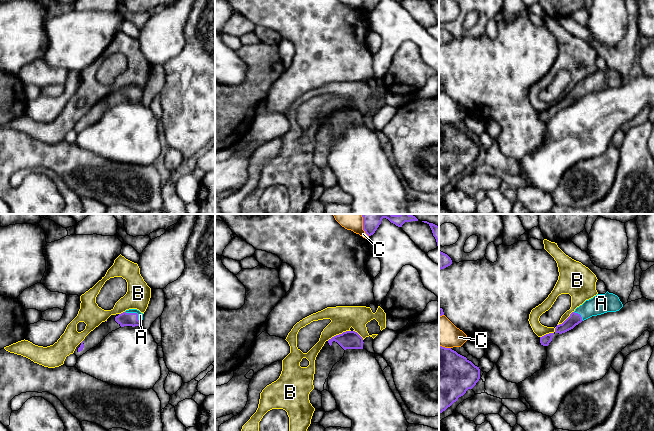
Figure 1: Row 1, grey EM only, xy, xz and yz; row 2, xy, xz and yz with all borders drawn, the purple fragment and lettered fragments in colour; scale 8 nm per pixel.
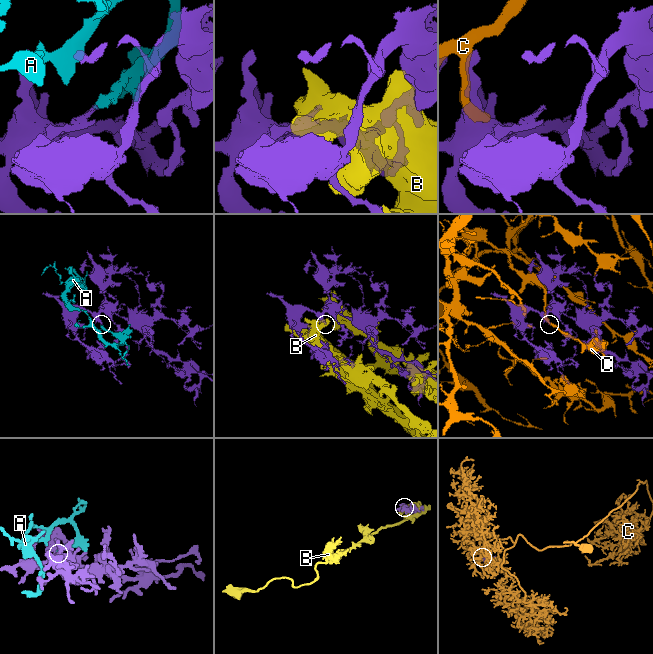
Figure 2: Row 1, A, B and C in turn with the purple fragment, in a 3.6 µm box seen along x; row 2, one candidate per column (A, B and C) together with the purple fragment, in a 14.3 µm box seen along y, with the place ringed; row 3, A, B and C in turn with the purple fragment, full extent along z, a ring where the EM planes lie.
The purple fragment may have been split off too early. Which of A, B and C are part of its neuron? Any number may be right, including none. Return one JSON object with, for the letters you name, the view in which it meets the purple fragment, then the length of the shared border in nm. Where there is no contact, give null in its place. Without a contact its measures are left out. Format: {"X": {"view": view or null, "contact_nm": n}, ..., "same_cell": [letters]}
{"A": {"view": "xy", "contact_nm": 160}, "same_cell": ["A"]}

